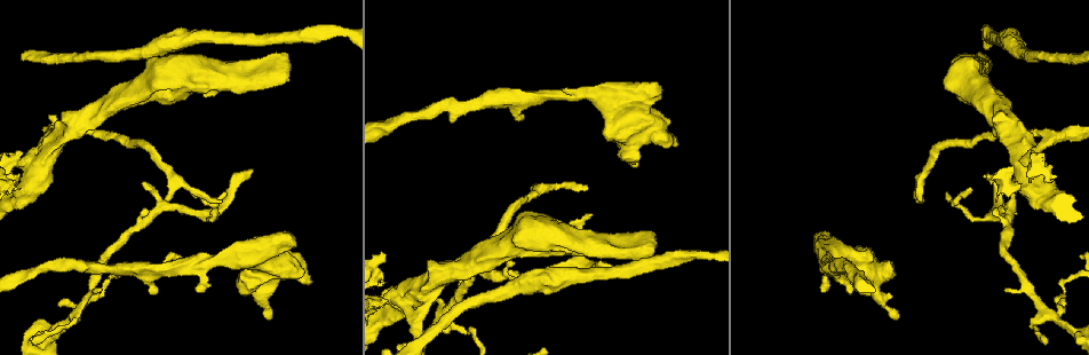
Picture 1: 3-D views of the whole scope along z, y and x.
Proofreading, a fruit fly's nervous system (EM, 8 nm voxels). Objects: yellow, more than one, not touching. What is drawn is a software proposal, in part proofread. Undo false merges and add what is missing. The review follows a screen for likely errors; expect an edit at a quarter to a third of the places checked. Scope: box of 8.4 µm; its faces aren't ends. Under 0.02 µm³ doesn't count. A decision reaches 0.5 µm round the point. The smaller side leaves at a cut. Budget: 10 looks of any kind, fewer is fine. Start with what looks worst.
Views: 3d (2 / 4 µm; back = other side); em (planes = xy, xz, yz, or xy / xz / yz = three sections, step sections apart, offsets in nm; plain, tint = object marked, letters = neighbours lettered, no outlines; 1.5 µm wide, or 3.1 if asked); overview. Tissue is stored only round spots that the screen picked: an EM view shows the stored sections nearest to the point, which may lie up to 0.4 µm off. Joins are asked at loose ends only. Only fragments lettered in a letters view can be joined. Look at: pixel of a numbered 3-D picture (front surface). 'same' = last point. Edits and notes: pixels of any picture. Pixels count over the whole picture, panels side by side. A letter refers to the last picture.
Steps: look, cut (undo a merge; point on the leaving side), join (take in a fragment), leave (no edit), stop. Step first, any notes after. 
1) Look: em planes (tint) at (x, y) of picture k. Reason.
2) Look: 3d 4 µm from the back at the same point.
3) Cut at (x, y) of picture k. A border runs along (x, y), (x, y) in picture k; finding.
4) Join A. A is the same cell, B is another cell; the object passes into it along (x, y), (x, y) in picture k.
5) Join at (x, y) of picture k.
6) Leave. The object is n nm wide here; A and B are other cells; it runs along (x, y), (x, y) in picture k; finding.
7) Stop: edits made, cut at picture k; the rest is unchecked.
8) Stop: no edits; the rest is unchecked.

Look: em planes (letters) at (250, 169) of picture 1. Free end.

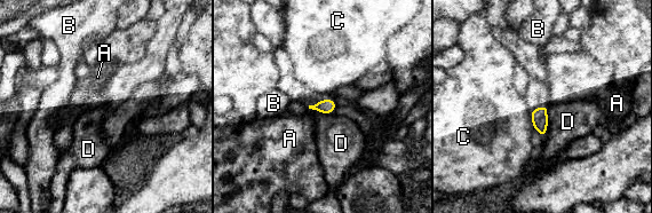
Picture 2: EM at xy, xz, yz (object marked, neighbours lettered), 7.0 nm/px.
Leave. The object is 100 nm wide here; the longest contact is with D, 150 nm; A, B, C and D are other cells; none of them fits.

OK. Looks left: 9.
Look: em yz step 4 (letters) at (897, 314) of picture 1. An open end.

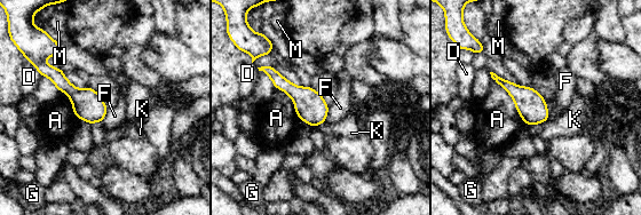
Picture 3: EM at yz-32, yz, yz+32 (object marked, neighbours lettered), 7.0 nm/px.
Look: em planes (letters) at the same point. Cut it another way.

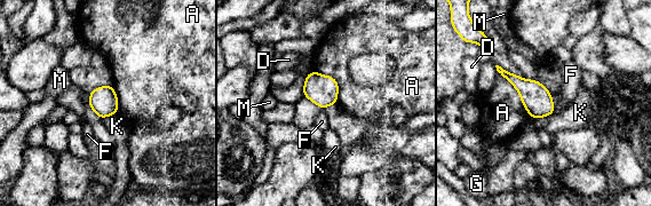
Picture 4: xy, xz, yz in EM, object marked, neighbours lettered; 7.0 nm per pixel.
Leave. A, D, F, G, K and M are other cells; a border runs along (555, 108), (553, 111) in picture 4; no lettered fragment goes on from it.

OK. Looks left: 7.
Look: 3d 4 µm at (33, 339) of picture 1. Free end.

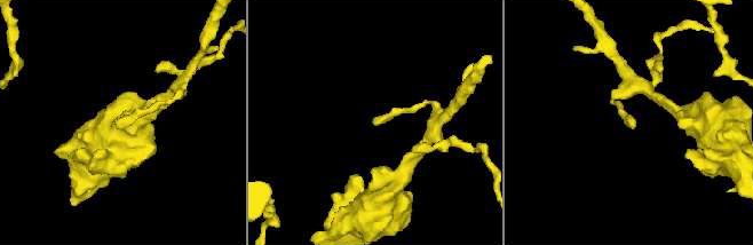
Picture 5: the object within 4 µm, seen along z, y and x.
Look: em yz step 4 (tint) at (633, 125) of picture 5.

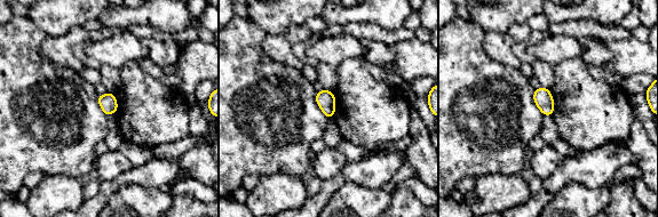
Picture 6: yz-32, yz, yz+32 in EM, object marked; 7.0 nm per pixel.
Look: em planes (letters) at the same point. Cut it another way.

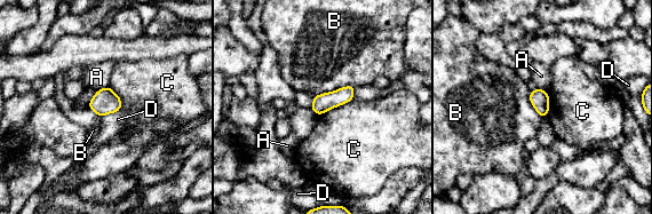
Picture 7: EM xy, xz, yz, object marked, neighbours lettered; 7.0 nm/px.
Leave. A, B, C and D are other cells; no lettered fragment goes on from it.

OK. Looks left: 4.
Look: em planes (letters) at (165, 199) of picture 1. An open end.

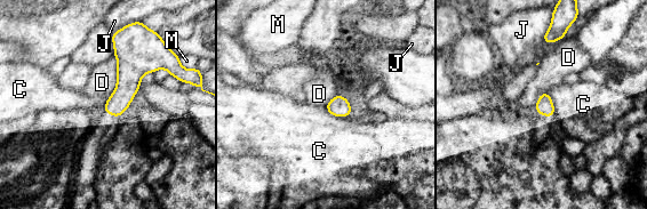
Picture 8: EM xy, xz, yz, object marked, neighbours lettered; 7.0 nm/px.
Leave. The object is 120 nm wide here; the longest contact is with D, 320 nm; C, D, J and M are other cells; none of them fits.

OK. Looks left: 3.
Stop: no edits; the rest is unchecked.

